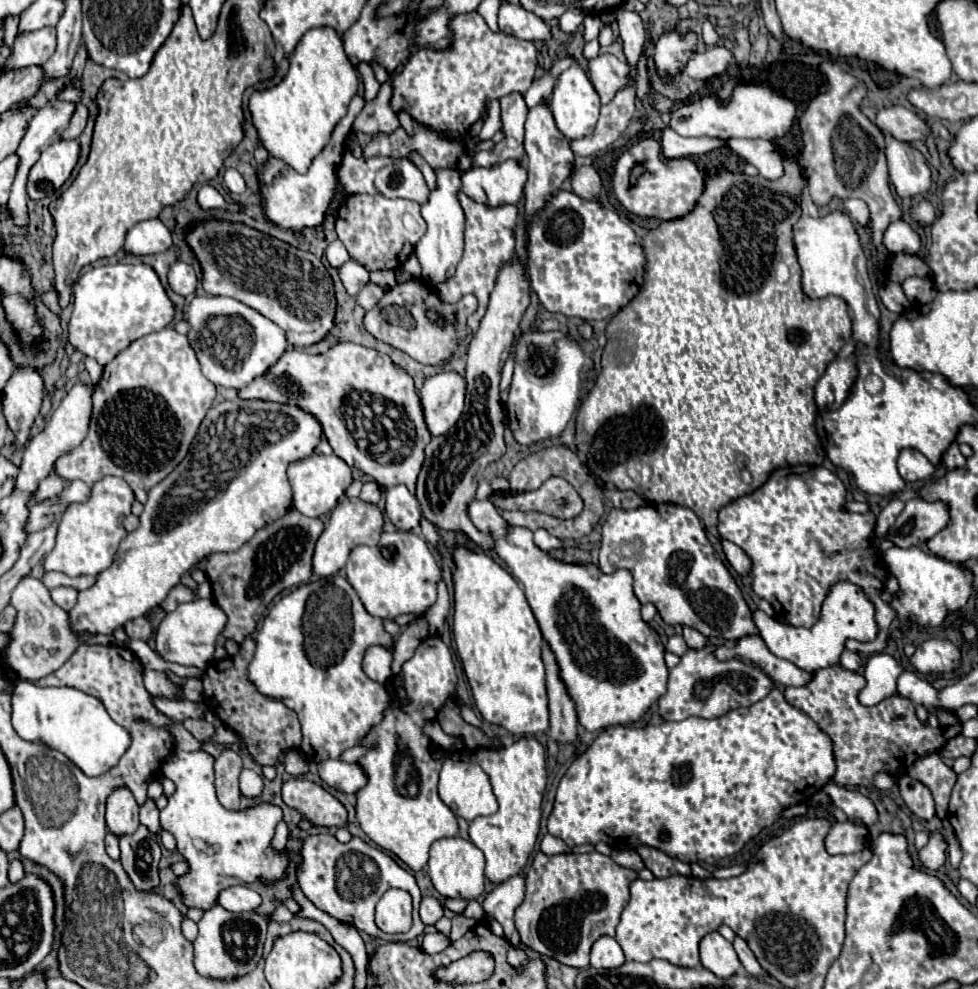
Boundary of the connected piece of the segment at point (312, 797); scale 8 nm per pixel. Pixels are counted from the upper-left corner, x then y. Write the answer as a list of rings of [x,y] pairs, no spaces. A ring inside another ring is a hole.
[[[290,778],[282,786],[282,800],[302,812],[314,826],[346,826],[346,808],[330,792],[306,778]]]

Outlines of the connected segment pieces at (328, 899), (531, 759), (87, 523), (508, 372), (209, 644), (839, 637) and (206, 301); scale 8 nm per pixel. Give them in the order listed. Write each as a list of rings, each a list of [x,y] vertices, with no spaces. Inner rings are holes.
[[[332,834],[308,836],[304,840],[304,848],[302,848],[302,866],[298,870],[298,882],[300,882],[304,896],[316,908],[328,912],[330,916],[338,918],[340,922],[350,924],[350,926],[358,928],[360,932],[366,932],[374,938],[382,938],[386,942],[408,942],[424,932],[424,922],[418,916],[420,890],[418,890],[416,878],[410,872],[406,872],[404,868],[400,868],[392,856],[374,848],[372,844],[366,844],[358,836],[354,836],[346,844],[338,842]],[[392,886],[410,890],[410,896],[414,898],[414,924],[412,924],[410,932],[406,932],[406,934],[384,934],[374,924],[374,906],[380,900],[380,896]]]
[[[518,738],[510,746],[478,748],[476,760],[488,774],[492,792],[498,800],[498,812],[492,816],[480,816],[470,822],[470,840],[486,856],[486,878],[494,884],[508,880],[522,872],[528,856],[538,838],[540,806],[546,790],[546,750],[536,738]]]
[[[104,476],[96,484],[92,484],[90,498],[84,504],[70,504],[60,518],[56,546],[44,560],[44,570],[58,570],[68,576],[82,576],[82,574],[100,574],[108,568],[114,560],[120,540],[128,534],[122,526],[124,516],[130,514],[130,506],[134,502],[130,486],[116,478]]]
[[[512,350],[502,368],[502,382],[500,382],[500,390],[506,390],[512,382],[514,371],[514,351]]]
[[[194,598],[192,602],[184,602],[174,612],[168,612],[164,616],[164,620],[160,622],[156,636],[154,636],[156,652],[168,662],[176,662],[182,666],[196,666],[196,668],[204,670],[214,658],[216,642],[226,626],[226,622],[228,622],[228,616],[212,598],[208,598],[208,600]]]
[[[838,582],[826,596],[822,604],[822,614],[818,624],[812,628],[794,628],[788,624],[780,624],[774,618],[766,616],[762,610],[752,612],[752,620],[764,638],[766,646],[778,656],[786,658],[792,664],[796,664],[802,670],[816,672],[820,668],[828,668],[840,662],[840,654],[844,650],[844,642],[850,638],[856,638],[860,642],[874,640],[878,634],[878,626],[874,622],[874,604],[864,596],[864,592],[850,584],[850,582]]]
[[[210,294],[194,296],[192,302],[186,306],[184,314],[186,314],[186,322],[190,326],[188,342],[190,342],[190,348],[196,352],[202,374],[210,382],[224,386],[224,388],[236,388],[236,390],[244,388],[254,378],[262,376],[288,348],[288,340],[286,340],[284,330],[280,326],[272,324],[272,320],[268,320],[266,316],[260,316],[260,312],[256,312],[254,308],[248,308],[246,304],[242,304],[234,298],[210,296]]]

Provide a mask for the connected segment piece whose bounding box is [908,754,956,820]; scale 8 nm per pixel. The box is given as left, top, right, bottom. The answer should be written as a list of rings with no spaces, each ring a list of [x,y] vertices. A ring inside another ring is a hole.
[[[938,754],[922,756],[908,768],[908,774],[920,782],[924,782],[936,800],[936,814],[940,820],[946,818],[948,800],[952,792],[952,784],[956,782],[956,774],[952,768],[948,768]]]

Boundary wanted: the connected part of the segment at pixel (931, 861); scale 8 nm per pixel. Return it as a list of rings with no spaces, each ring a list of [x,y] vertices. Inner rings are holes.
[[[932,832],[928,844],[918,854],[920,854],[920,860],[926,868],[938,870],[946,862],[946,850],[948,850],[946,836],[942,836],[940,832]]]

